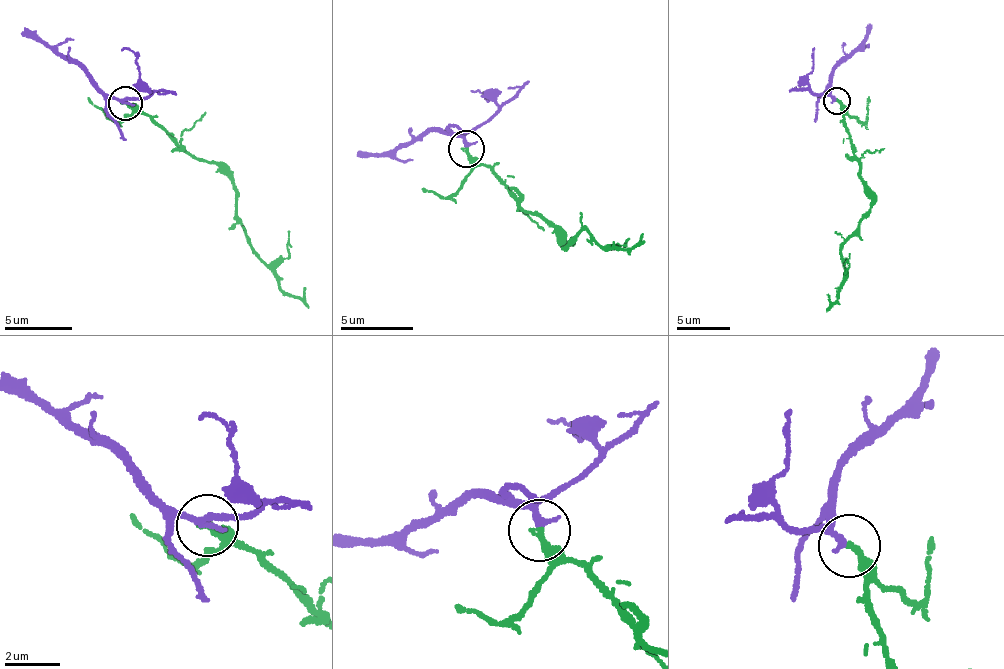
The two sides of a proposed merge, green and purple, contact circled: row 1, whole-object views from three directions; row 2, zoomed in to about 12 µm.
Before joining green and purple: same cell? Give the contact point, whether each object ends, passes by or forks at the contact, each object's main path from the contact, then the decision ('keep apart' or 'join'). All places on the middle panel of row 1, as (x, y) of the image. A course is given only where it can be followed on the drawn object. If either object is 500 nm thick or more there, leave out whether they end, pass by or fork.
at (466, 148); green ends there; purple passes by; green runs (467, 147), (565, 239), (569, 240), (585, 229), (597, 247), (610, 251), (635, 245), (643, 233); purple runs (467, 147), (460, 137), (436, 130), (377, 153), (356, 155); join

